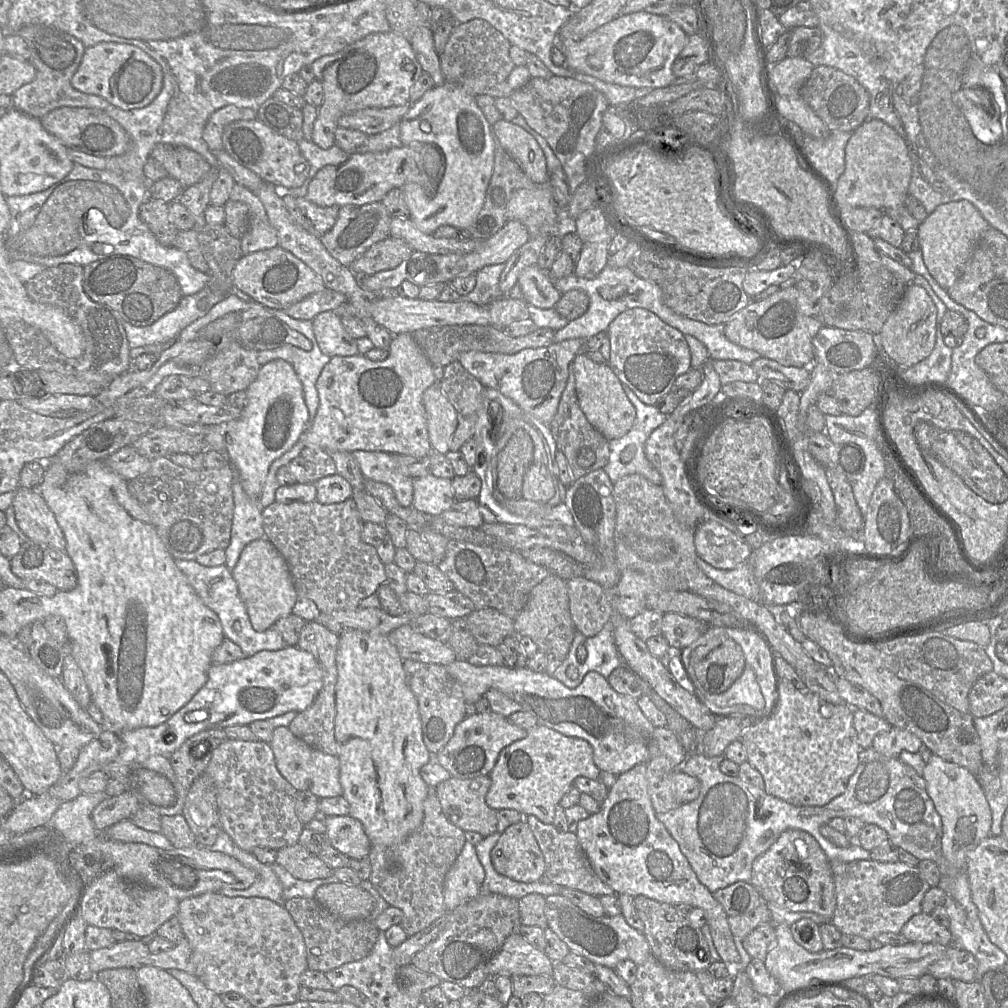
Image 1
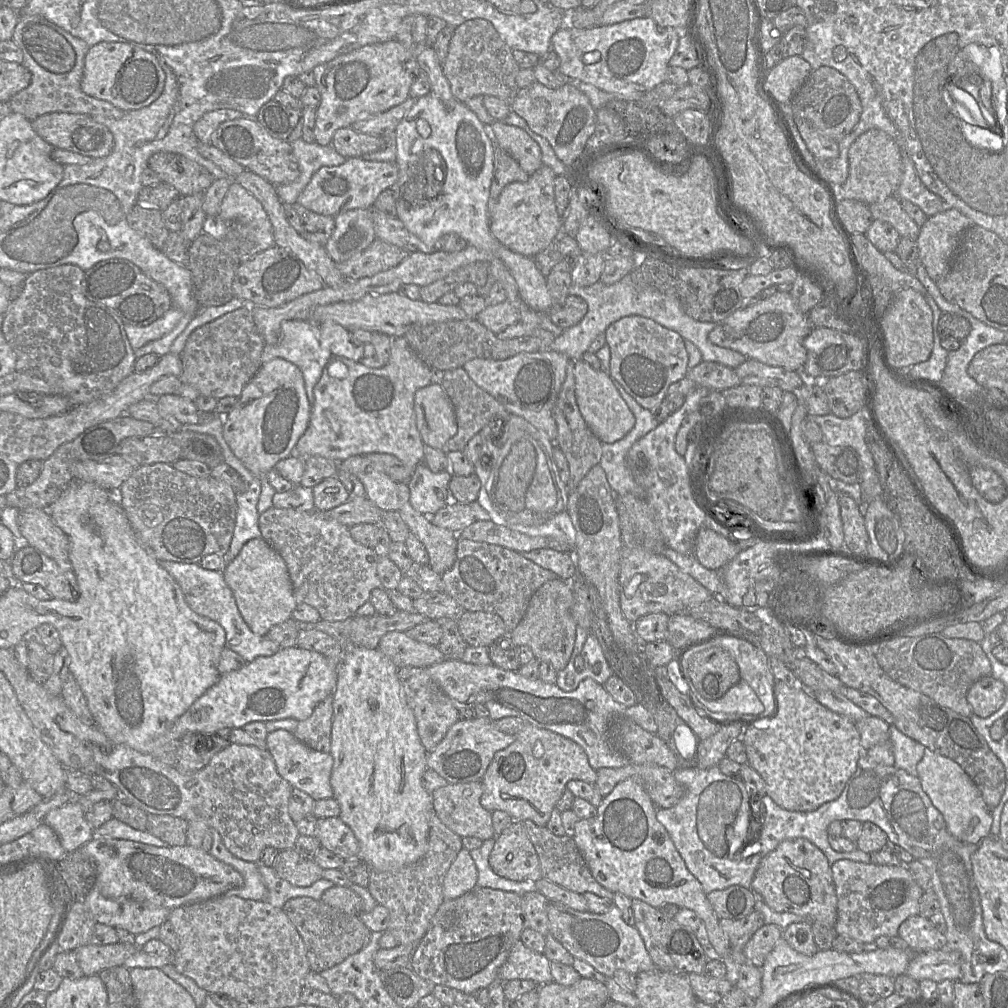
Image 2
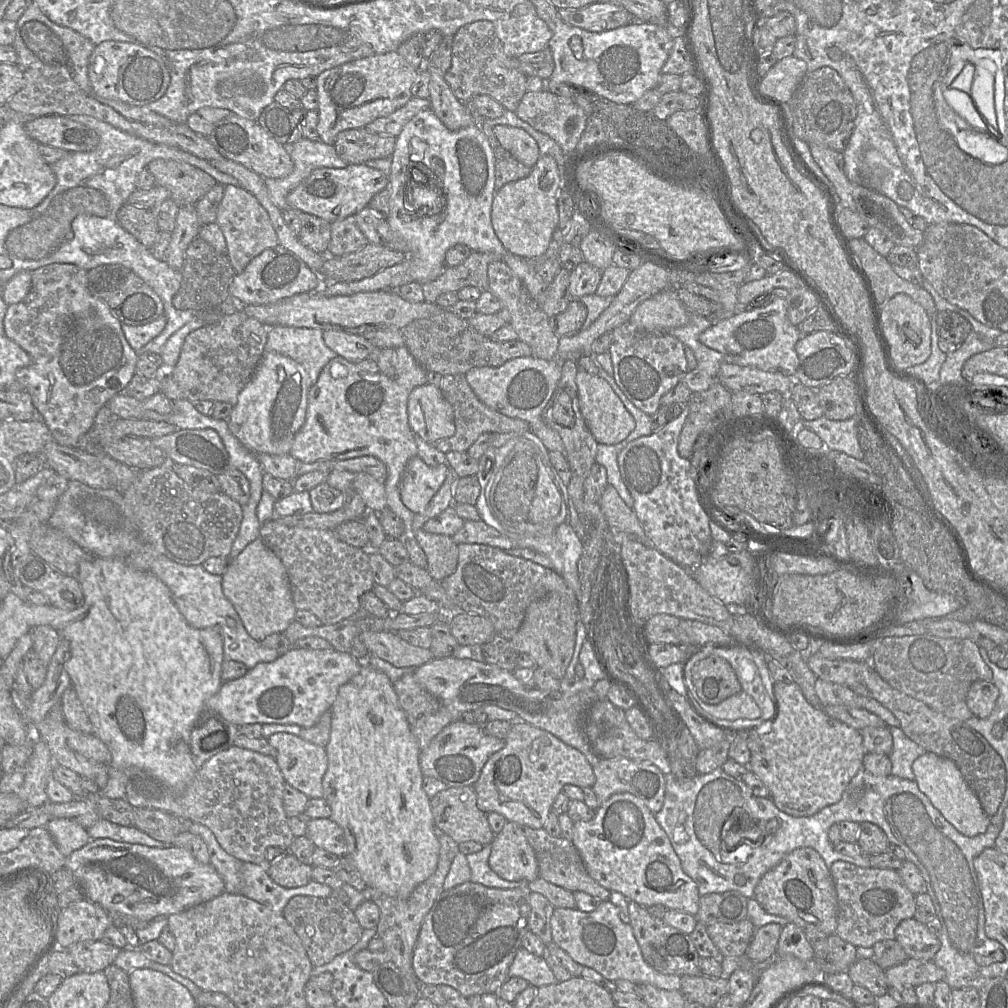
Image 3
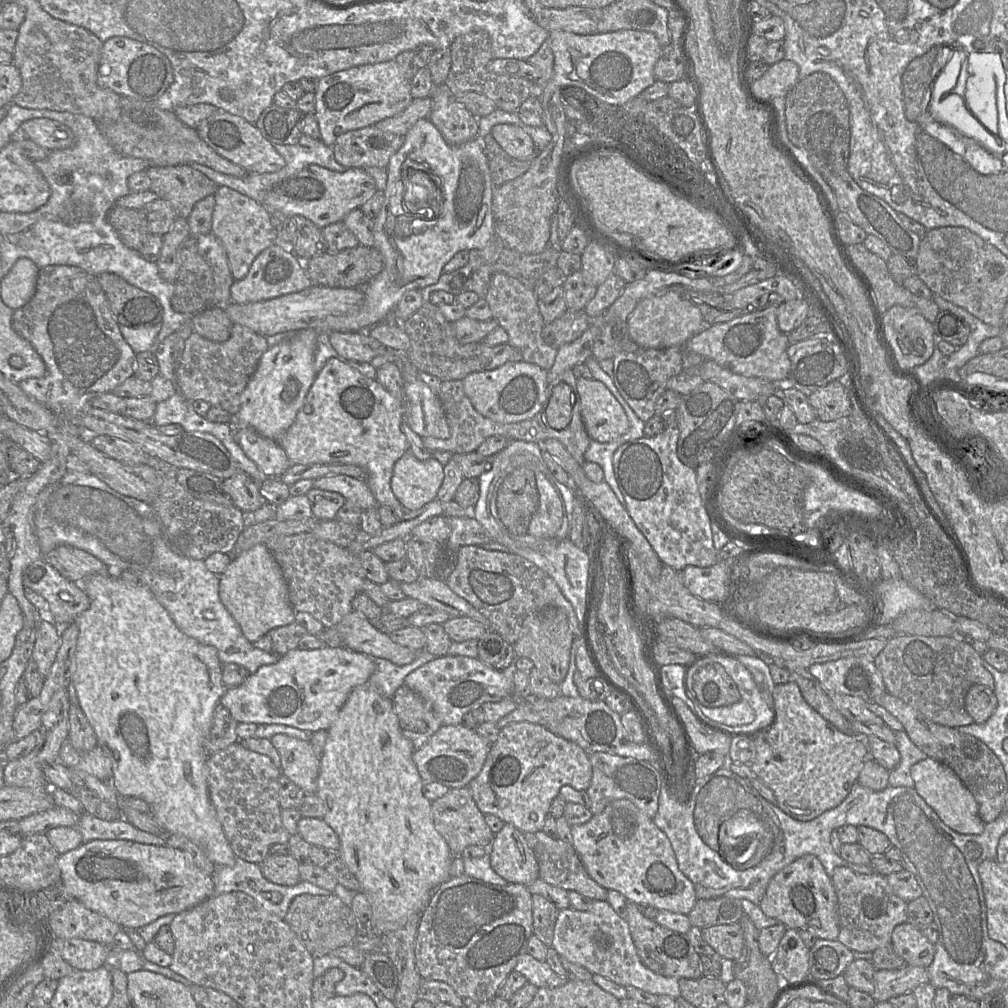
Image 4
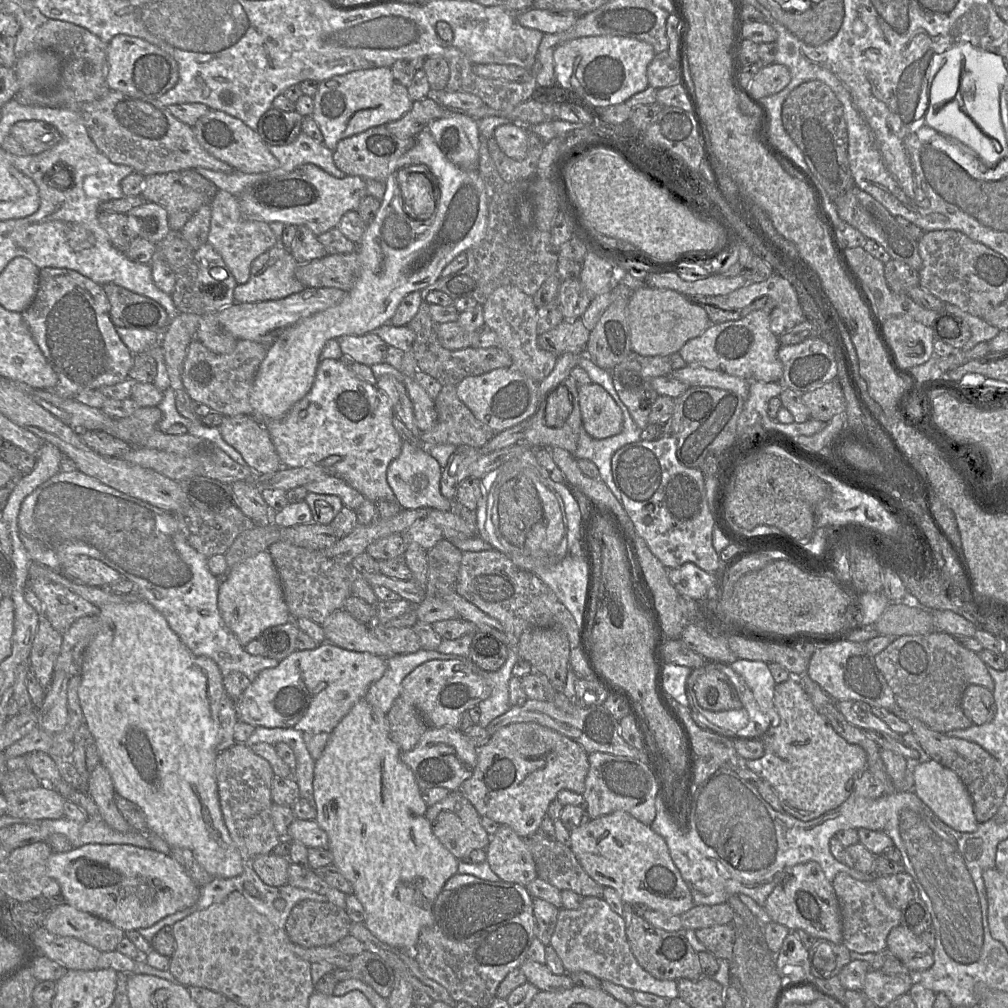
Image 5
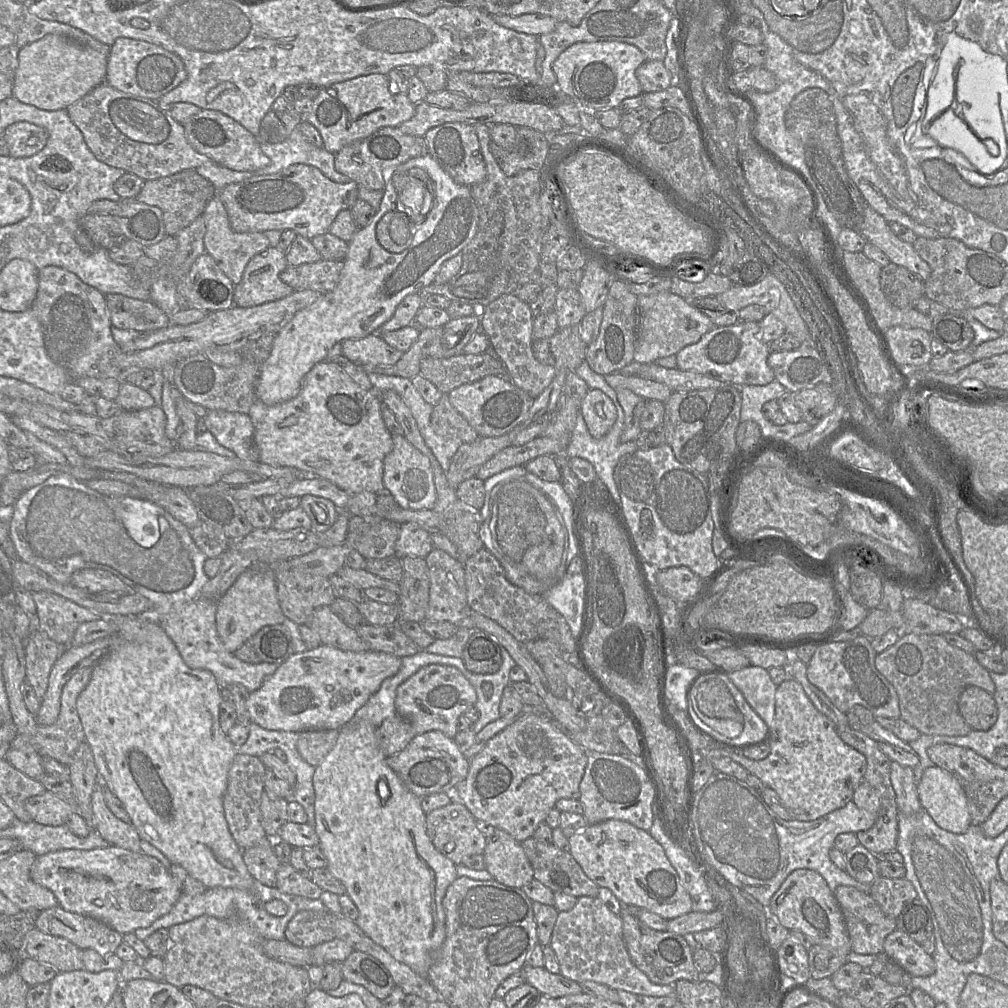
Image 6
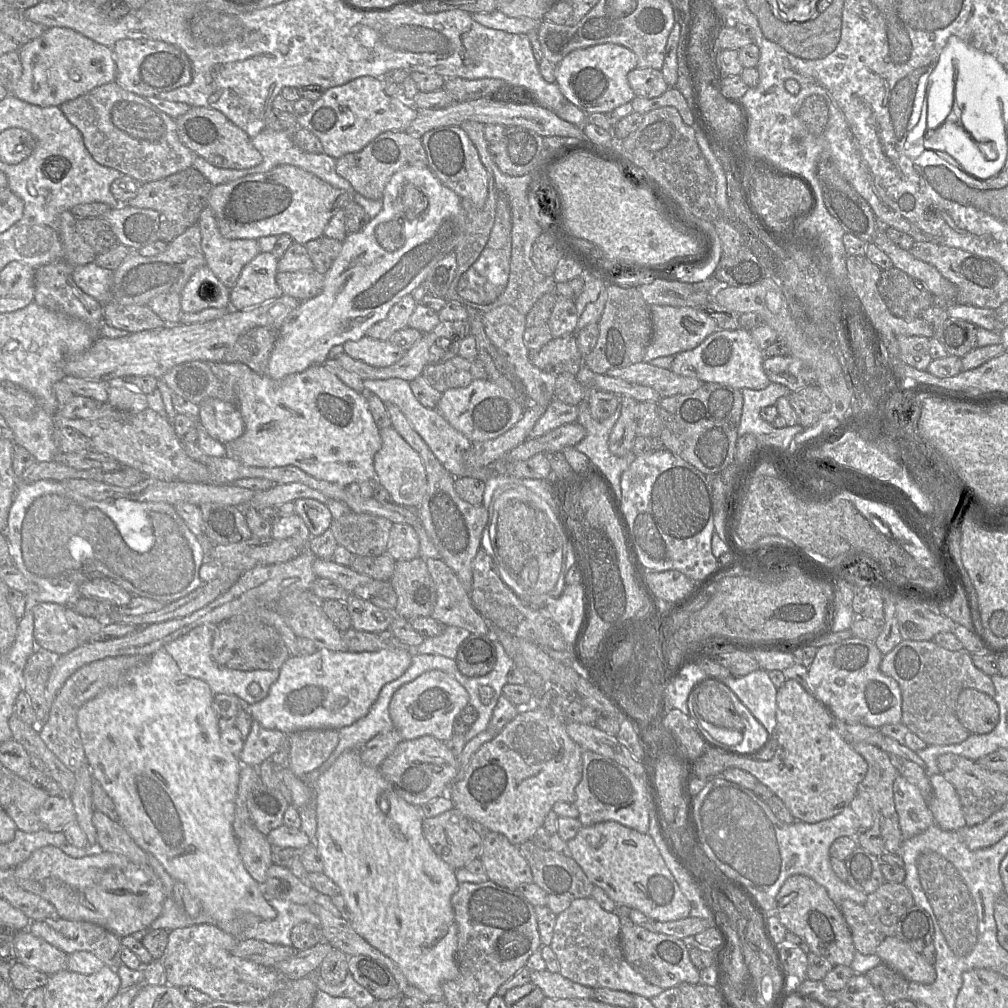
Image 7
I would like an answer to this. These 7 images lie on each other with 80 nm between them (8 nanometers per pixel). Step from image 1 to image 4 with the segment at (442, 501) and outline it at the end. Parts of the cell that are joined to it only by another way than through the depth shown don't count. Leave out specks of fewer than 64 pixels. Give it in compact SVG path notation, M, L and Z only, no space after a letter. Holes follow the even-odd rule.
M410 449L396 461L391 489L406 510L415 511L436 499L444 479L444 466L434 457L421 461Z

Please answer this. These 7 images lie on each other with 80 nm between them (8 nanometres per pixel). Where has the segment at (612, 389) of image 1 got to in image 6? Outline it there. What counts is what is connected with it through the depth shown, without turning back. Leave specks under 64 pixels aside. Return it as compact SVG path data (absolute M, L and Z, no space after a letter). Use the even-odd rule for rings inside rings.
M599 389L588 390L580 402L580 411L589 433L594 438L606 435L617 418L613 401Z

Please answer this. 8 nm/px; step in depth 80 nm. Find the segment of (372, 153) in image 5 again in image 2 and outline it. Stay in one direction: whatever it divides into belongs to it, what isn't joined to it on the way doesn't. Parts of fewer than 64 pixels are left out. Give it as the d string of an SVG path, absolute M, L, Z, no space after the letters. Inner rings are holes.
M346 127L335 131L331 145L346 158L362 157L383 149L385 140L382 135L369 135Z

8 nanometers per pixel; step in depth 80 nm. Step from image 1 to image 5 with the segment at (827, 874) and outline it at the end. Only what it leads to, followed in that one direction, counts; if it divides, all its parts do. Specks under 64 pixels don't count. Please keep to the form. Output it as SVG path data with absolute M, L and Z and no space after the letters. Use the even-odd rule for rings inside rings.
M817 862L800 863L787 869L783 879L768 895L763 908L772 921L784 925L790 931L803 930L815 939L842 943L842 921L838 900L832 883L826 879Z

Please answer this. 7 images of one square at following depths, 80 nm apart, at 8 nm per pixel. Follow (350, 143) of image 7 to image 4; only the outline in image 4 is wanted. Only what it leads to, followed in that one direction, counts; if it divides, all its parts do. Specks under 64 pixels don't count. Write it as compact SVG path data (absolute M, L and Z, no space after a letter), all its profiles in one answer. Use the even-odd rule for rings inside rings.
M395 60L351 67L319 79L315 91L315 116L321 141L334 146L339 135L400 114L413 100L411 80L405 78Z

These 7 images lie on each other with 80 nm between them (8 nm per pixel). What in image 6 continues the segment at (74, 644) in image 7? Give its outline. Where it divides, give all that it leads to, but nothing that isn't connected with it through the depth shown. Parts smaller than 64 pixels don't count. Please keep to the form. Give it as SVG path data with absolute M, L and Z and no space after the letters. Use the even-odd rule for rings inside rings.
M39 591L32 596L36 604L37 628L62 648L69 646L82 623L101 618L98 613L53 592Z

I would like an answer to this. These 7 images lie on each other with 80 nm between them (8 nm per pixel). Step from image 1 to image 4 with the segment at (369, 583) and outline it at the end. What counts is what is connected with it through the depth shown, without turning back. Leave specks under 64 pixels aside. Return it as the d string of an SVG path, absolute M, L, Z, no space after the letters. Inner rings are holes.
M312 533L275 536L264 544L280 566L288 586L289 601L296 612L306 612L325 628L335 627L352 611L352 601L362 593L366 580L358 555L347 548L321 540Z

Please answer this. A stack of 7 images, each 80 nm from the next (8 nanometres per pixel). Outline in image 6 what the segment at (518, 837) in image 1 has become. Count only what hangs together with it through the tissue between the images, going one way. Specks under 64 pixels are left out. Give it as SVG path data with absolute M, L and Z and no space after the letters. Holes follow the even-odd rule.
M501 829L487 837L483 856L487 871L501 884L522 888L534 879L521 843Z

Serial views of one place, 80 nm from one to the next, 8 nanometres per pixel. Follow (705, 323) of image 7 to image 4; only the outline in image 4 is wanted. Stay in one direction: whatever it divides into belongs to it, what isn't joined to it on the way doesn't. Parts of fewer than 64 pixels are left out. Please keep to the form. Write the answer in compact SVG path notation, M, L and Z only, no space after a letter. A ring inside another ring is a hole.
M667 293L641 300L627 319L630 339L646 349L684 347L686 342L712 325L705 325L701 311L679 293Z

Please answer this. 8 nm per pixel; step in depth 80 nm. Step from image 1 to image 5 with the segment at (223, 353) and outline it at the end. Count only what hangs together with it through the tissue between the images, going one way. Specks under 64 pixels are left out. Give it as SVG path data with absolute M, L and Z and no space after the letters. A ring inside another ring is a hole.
M195 338L189 344L181 374L187 394L191 400L201 402L223 416L252 416L250 392L267 348L261 343L240 339L231 353L215 354Z

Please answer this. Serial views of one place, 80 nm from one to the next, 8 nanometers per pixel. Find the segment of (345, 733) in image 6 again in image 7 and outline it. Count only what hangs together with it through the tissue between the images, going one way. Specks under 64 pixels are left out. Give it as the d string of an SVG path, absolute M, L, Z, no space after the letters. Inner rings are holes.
M360 749L342 753L333 765L317 778L313 789L316 792L317 828L315 845L323 860L323 873L339 886L340 894L344 897L350 910L350 923L353 929L369 944L390 957L400 967L407 980L429 996L430 1002L444 1000L443 984L456 979L459 975L456 961L458 927L451 904L451 898L457 890L459 882L457 881L455 870L437 856L425 839L422 832L424 816L420 806L412 805L398 796L391 784L380 773L379 767L365 766L360 758Z

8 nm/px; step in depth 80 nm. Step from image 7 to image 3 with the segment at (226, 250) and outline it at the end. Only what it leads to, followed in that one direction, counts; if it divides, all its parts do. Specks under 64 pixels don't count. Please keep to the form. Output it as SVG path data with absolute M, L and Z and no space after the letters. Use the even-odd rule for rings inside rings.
M240 185L224 186L224 194L217 210L215 223L218 224L224 235L227 244L226 254L235 274L243 272L249 262L265 249L279 244L268 212L255 196Z

